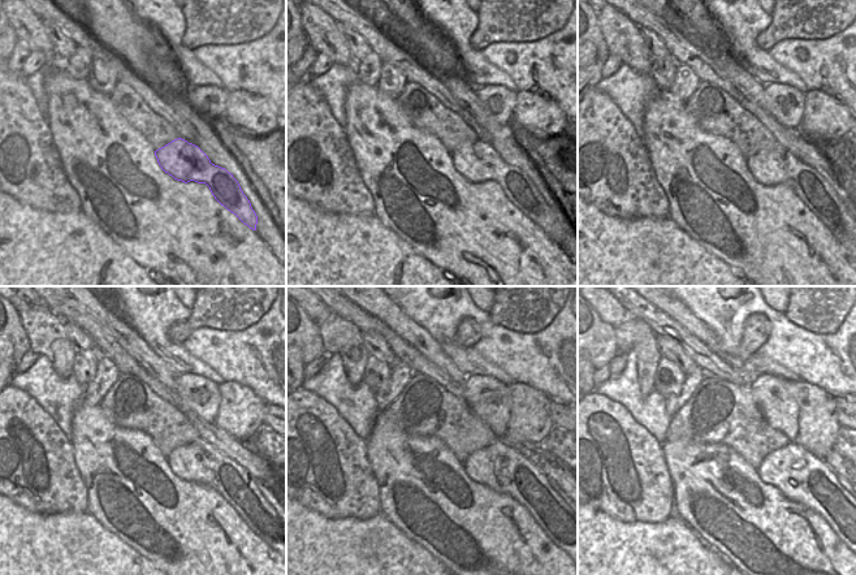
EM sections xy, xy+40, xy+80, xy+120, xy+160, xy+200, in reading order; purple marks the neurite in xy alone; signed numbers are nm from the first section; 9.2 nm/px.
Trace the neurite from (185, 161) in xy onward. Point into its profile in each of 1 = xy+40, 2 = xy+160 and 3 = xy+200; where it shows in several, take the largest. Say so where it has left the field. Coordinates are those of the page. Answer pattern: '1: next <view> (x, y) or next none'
1: next xy+40 (479, 161)
2: next xy+160 (500, 467)
3: next xy+200 (803, 478)

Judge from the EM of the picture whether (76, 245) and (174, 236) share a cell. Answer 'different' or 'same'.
different

